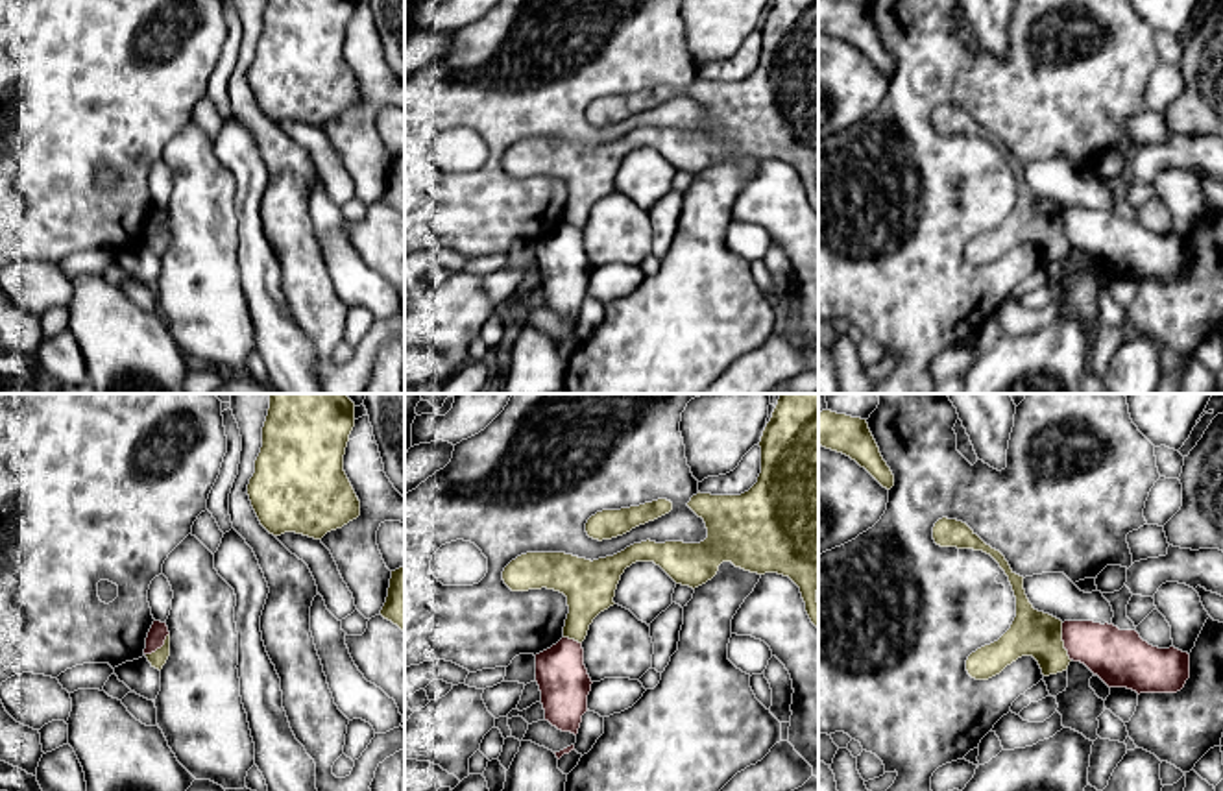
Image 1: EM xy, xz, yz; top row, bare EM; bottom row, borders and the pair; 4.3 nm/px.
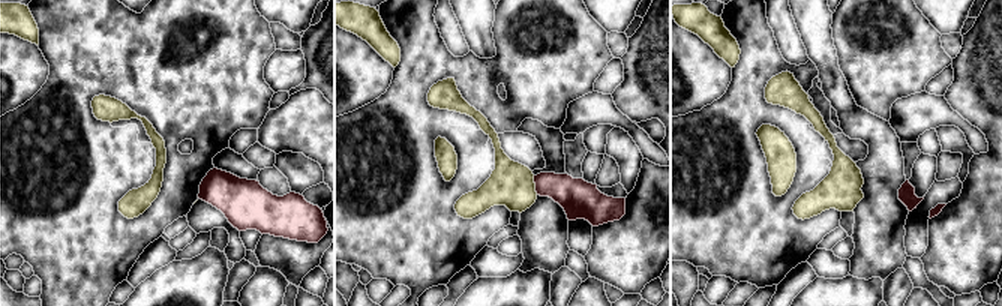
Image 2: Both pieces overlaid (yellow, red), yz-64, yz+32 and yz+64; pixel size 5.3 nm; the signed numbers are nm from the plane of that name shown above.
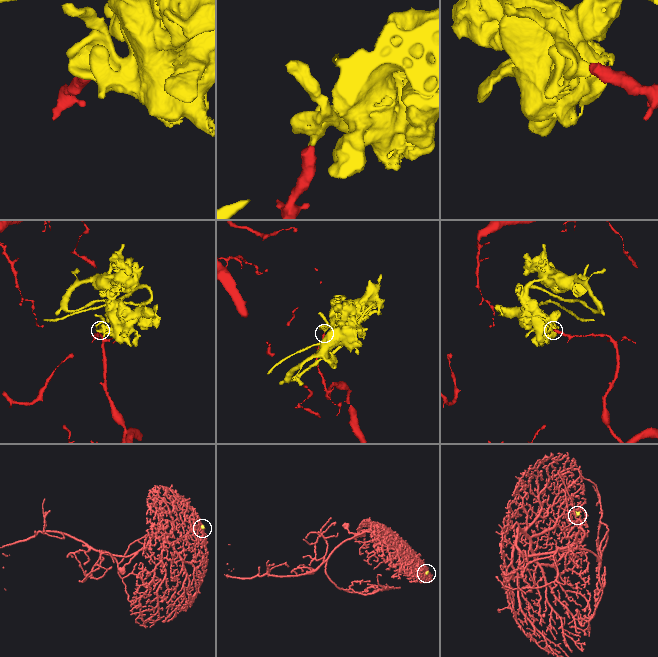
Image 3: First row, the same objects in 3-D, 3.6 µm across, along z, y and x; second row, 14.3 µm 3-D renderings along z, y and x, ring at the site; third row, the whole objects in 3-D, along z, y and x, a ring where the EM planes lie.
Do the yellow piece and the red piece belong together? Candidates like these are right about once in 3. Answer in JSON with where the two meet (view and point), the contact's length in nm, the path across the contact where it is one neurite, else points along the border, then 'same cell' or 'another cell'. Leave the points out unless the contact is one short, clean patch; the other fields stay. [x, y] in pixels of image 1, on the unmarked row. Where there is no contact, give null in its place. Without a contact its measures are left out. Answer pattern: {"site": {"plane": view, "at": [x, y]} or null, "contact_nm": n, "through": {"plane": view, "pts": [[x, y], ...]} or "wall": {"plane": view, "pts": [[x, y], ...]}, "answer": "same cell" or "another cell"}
{"site": {"plane": "yz", "at": [1063, 228]}, "contact_nm": 170, "wall": {"plane": "yz", "pts": [[1061, 209], [1061, 226], [1070, 246]]}, "answer": "another cell"}

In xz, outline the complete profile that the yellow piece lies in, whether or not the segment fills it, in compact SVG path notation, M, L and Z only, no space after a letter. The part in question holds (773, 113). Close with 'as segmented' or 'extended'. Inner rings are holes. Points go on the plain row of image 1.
M772 0L761 28L761 59L741 81L696 79L687 92L704 105L708 124L700 129L641 128L624 137L586 146L565 139L527 139L512 146L503 166L512 177L554 176L567 183L563 224L582 229L593 205L613 192L621 161L636 148L654 148L676 170L698 174L711 166L722 148L750 159L789 163L802 179L805 198L818 214L818 0Z | as segmented

